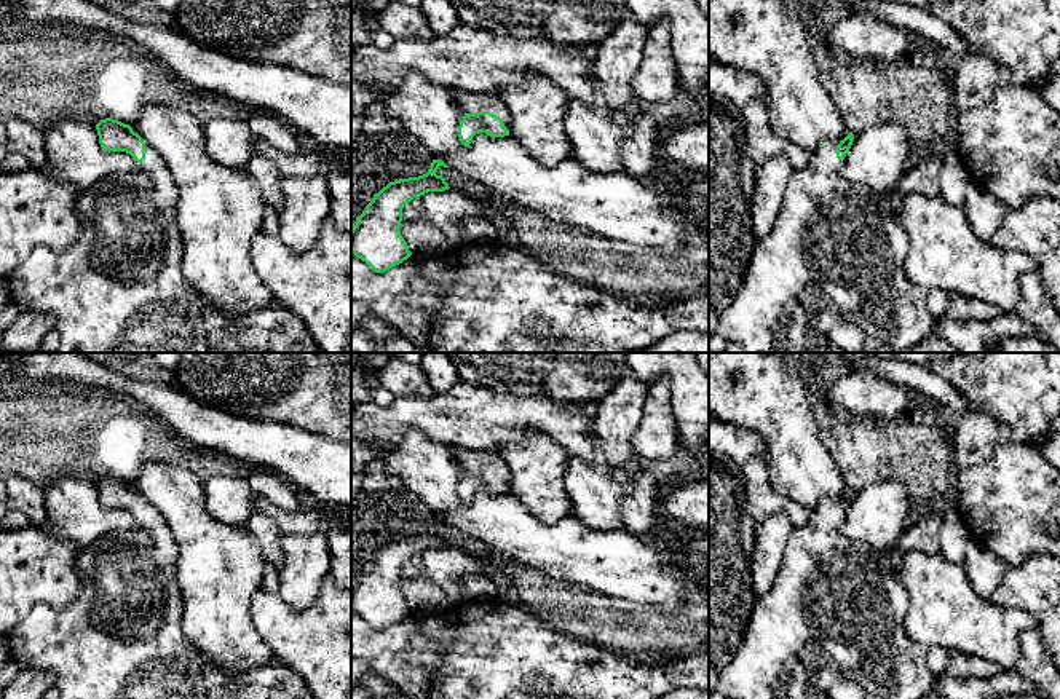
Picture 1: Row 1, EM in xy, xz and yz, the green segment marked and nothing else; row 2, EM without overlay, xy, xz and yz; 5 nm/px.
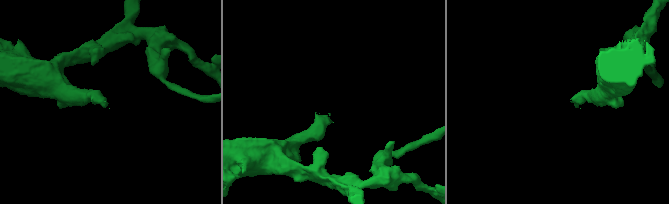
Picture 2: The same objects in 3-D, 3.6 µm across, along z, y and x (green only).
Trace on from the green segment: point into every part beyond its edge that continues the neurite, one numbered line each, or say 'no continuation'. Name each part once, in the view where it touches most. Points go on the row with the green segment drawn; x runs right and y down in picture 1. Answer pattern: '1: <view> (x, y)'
1: xz (470, 102)

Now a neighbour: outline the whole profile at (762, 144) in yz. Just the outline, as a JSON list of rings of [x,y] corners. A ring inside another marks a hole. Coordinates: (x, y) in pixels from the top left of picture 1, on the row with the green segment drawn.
[[[760,99],[750,101],[736,112],[746,128],[746,150],[753,166],[761,166],[774,156],[785,156],[793,171],[803,169],[808,164],[808,150],[773,132],[768,110]]]

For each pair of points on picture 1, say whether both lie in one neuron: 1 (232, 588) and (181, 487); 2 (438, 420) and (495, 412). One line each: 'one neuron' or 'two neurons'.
1: one neuron
2: one neuron

